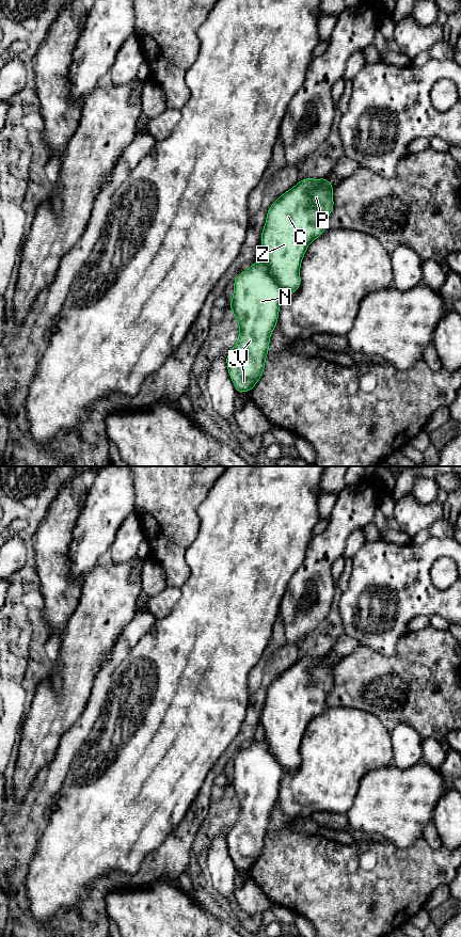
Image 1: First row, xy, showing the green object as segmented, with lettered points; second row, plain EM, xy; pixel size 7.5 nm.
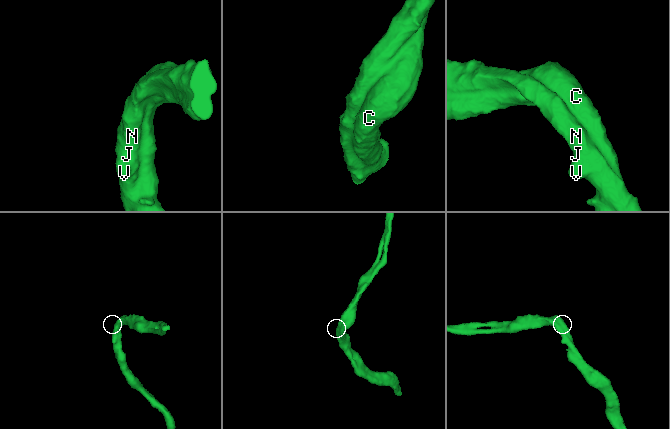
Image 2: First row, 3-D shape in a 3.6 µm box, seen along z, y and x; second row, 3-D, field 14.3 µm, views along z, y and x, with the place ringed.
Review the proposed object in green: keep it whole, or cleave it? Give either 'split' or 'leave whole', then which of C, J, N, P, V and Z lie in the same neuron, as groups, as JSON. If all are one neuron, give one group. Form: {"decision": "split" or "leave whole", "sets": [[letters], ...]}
{"decision": "leave whole", "sets": [["C", "J", "N", "P", "V", "Z"]]}

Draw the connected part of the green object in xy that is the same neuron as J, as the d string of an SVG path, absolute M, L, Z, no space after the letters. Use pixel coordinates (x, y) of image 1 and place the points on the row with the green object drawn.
M303 178L284 192L268 209L260 244L265 260L255 263L234 280L229 307L239 324L237 343L226 355L228 375L237 393L250 392L261 378L272 331L276 328L284 296L296 292L301 285L300 268L311 242L325 232L329 215L334 208L333 189L329 178Z

